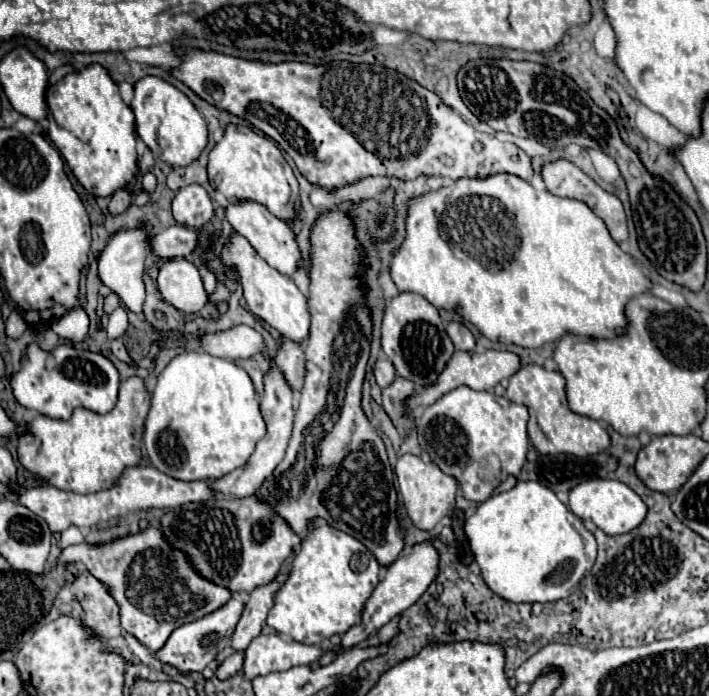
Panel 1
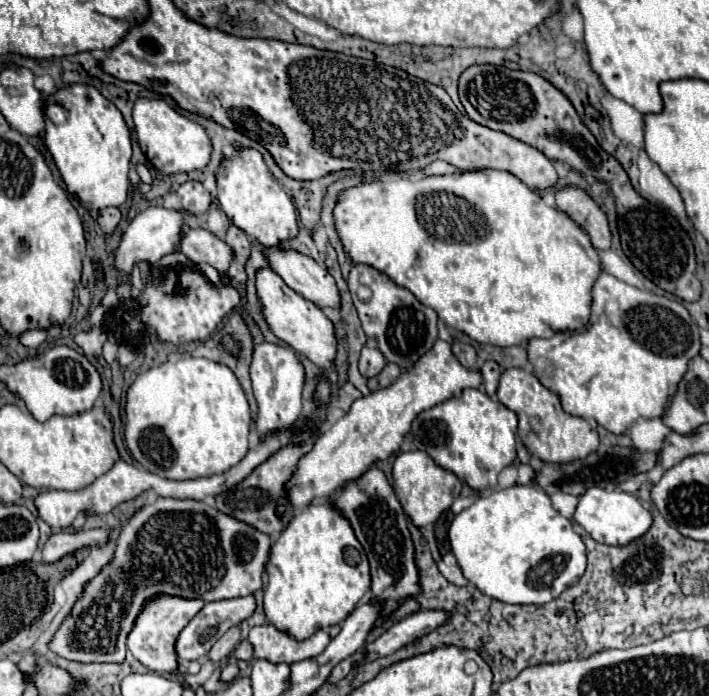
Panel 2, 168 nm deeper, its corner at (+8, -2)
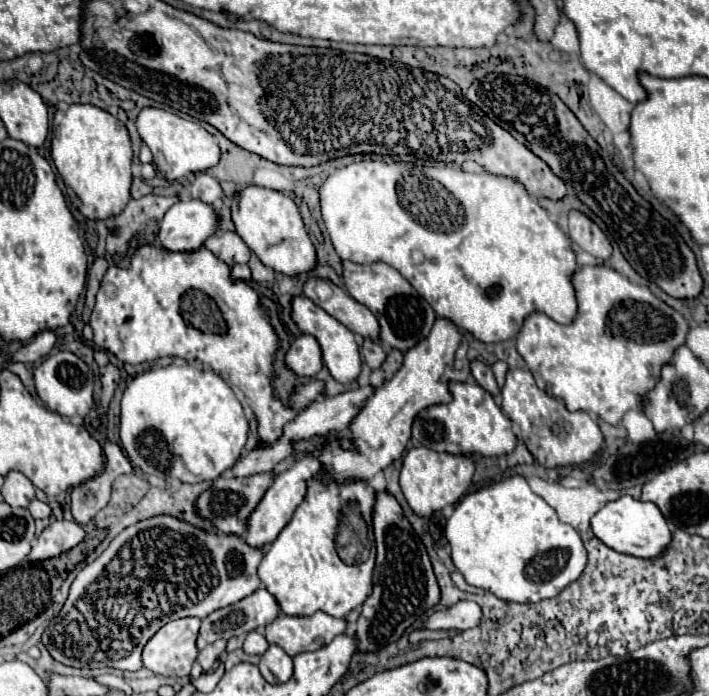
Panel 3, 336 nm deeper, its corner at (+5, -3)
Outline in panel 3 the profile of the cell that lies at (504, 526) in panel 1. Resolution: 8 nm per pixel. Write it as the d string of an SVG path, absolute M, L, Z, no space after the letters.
M511 475L499 483L465 495L447 519L445 537L451 545L453 565L469 585L483 587L499 599L515 603L537 603L541 599L555 597L581 575L587 563L587 551L579 533L571 525L563 523L557 511L535 495L521 475Z

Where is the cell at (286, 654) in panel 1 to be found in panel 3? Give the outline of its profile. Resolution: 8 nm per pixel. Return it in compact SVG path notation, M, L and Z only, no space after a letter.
M317 611L311 617L279 615L263 629L267 641L279 645L291 657L305 651L317 651L319 647L329 645L337 635L343 635L345 631L345 619L335 619L323 611Z

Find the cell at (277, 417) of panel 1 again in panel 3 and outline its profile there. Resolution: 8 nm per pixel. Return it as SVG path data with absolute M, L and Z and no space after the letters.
M301 335L287 353L287 365L297 375L317 375L323 367L321 347L313 335Z

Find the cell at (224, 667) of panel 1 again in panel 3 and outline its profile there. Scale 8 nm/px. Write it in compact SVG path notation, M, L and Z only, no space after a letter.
M251 631L243 643L243 651L249 655L263 655L267 651L269 643L261 631Z

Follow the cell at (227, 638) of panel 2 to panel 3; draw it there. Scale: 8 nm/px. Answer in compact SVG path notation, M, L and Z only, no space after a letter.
M215 641L215 643L207 645L205 649L199 651L199 655L197 655L197 663L199 663L205 671L211 671L215 659L219 657L219 653L225 651L225 645L227 645L227 641Z

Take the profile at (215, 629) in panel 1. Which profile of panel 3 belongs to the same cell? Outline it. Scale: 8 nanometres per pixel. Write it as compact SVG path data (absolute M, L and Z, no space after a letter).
M263 587L257 589L253 595L223 607L211 613L207 619L201 621L201 631L197 639L197 647L203 649L205 645L217 639L229 639L235 635L243 635L255 629L263 629L267 623L275 621L279 615L277 599Z

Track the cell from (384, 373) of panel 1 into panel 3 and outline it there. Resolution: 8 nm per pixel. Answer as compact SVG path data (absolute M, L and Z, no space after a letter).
M365 339L365 341L363 341L363 345L361 345L361 355L363 355L365 363L367 363L371 369L381 367L381 363L385 361L385 351L383 351L383 347L381 347L377 341L371 341L371 339Z

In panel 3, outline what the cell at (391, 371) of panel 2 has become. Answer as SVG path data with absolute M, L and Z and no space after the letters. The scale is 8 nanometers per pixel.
M391 349L391 351L387 353L387 359L385 359L385 363L383 363L385 379L391 379L391 375L395 375L395 371L401 367L401 363L403 363L403 353L401 353L401 351L395 351L395 349Z

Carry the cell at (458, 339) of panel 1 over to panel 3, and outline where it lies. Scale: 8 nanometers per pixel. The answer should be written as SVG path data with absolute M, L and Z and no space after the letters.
M471 361L471 373L475 377L475 381L485 389L489 391L491 395L495 395L499 391L497 383L495 383L495 377L493 377L493 371L489 365L481 363L481 361Z

